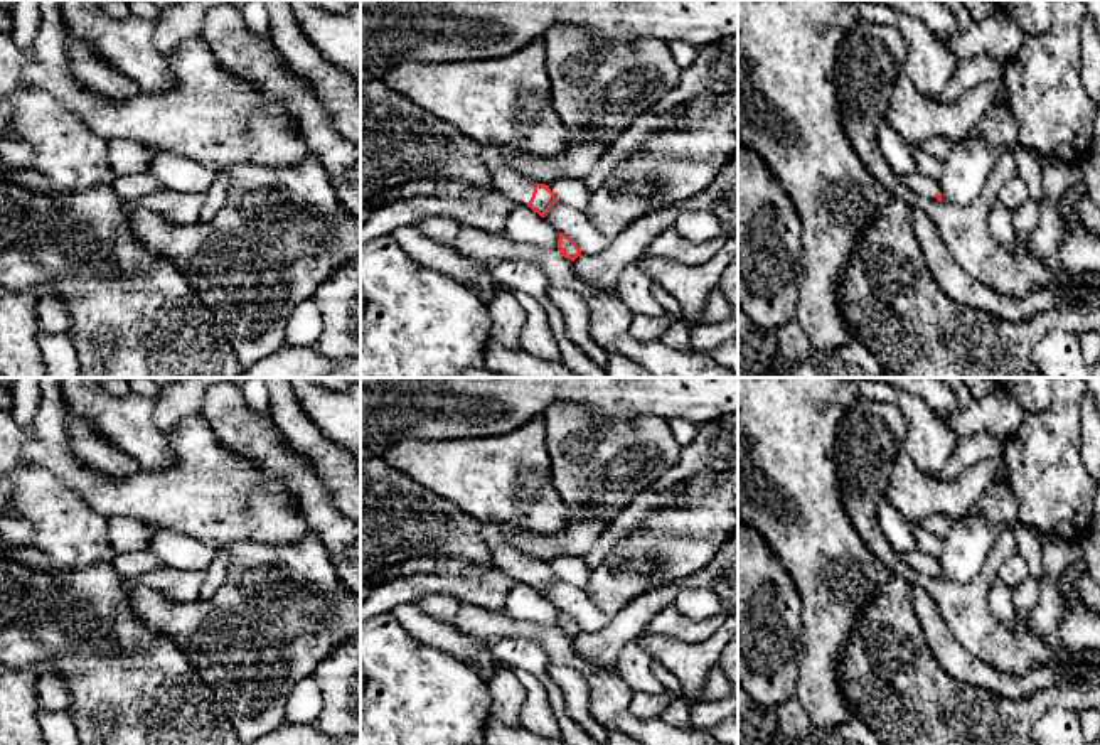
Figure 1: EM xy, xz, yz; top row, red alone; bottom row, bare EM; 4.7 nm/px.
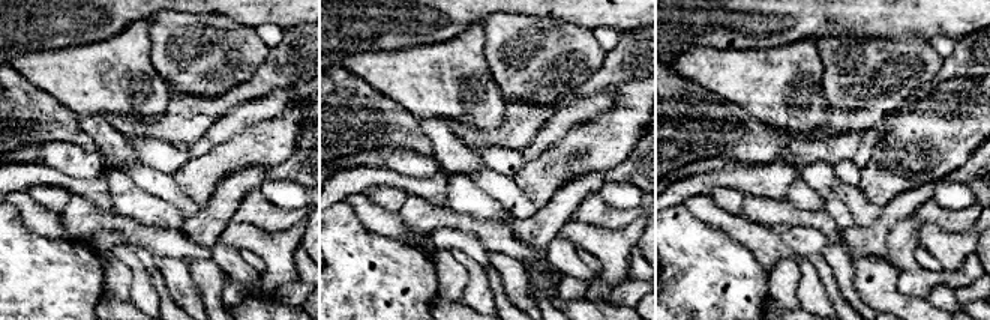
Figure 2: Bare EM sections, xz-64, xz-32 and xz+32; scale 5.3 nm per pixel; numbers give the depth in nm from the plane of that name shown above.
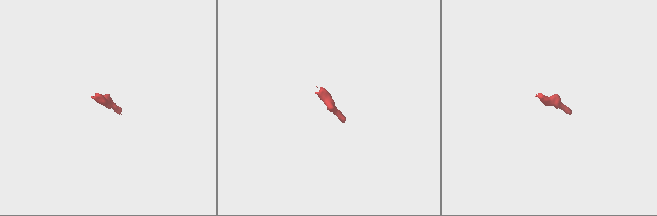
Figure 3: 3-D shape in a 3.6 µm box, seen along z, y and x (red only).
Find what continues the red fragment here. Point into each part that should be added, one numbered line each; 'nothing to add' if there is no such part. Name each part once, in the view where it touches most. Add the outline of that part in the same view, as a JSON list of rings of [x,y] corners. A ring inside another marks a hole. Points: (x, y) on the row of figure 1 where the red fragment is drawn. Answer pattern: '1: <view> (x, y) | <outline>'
1: xz (506, 179) | [[[482,143],[482,155],[492,172],[492,187],[509,197],[514,204],[529,204],[534,182],[522,177],[509,162],[505,150],[497,145]]]

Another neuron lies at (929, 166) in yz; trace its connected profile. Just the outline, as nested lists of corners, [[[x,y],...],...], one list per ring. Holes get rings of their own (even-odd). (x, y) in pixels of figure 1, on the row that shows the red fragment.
[[[911,145],[913,160],[916,170],[926,177],[940,179],[943,174],[943,162],[937,160],[930,153],[923,152],[920,147]]]

